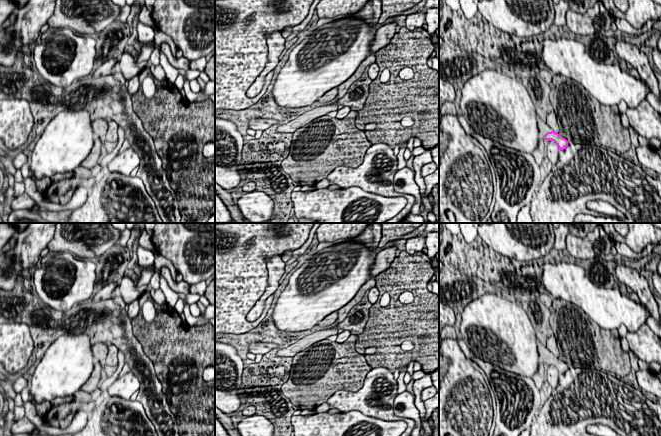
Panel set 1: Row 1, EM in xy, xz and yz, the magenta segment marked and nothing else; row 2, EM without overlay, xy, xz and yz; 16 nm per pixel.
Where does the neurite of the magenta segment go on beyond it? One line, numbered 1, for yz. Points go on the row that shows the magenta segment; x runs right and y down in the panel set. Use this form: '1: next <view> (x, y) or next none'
1: next yz (543, 128)

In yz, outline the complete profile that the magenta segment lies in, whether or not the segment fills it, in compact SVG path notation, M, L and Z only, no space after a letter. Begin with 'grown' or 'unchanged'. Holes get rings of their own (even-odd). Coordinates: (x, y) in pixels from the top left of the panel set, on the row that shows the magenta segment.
grown | M537 115L537 123L538 123L538 129L539 129L539 134L541 134L544 137L544 140L552 140L554 141L559 150L562 151L566 149L568 146L568 141L563 138L560 134L554 132L546 122L544 122L539 115Z

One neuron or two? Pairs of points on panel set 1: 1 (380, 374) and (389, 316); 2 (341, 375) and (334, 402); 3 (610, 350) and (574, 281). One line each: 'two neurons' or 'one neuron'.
1: two neurons
2: two neurons
3: two neurons

